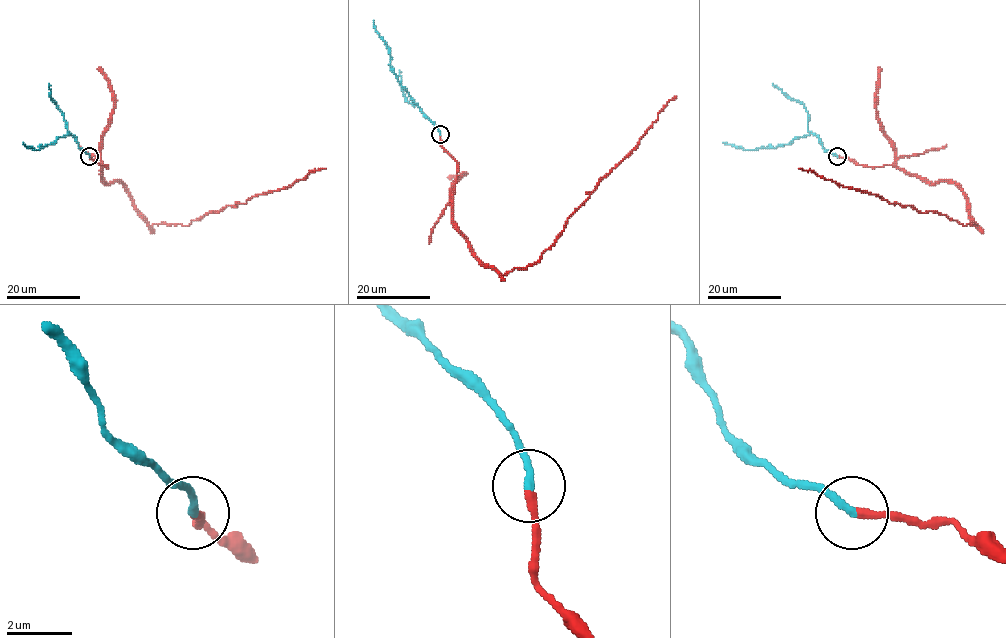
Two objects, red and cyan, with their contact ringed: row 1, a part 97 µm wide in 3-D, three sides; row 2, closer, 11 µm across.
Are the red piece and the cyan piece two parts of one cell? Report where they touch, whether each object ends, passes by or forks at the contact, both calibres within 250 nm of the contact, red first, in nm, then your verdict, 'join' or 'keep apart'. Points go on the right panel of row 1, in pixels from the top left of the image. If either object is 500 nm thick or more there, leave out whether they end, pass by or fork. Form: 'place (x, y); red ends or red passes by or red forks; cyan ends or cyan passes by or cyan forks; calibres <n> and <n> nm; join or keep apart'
place (837, 156); red ends; cyan ends; calibres 260 and 240 nm; join

